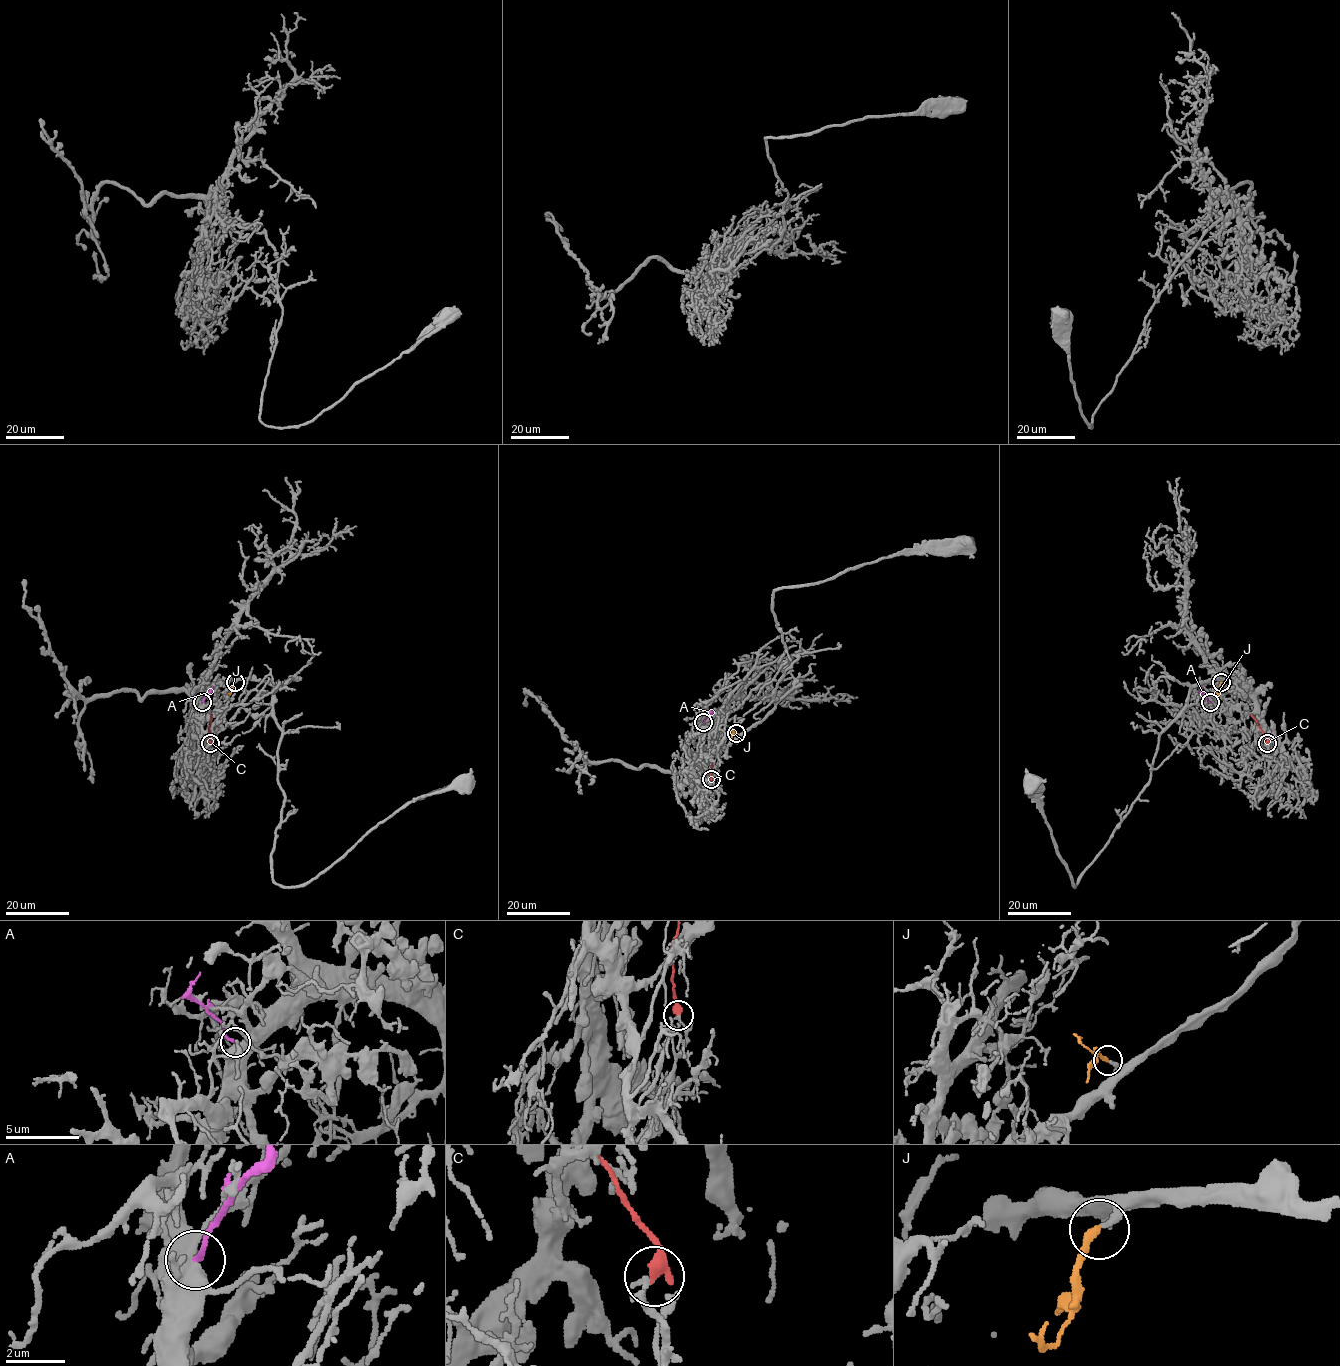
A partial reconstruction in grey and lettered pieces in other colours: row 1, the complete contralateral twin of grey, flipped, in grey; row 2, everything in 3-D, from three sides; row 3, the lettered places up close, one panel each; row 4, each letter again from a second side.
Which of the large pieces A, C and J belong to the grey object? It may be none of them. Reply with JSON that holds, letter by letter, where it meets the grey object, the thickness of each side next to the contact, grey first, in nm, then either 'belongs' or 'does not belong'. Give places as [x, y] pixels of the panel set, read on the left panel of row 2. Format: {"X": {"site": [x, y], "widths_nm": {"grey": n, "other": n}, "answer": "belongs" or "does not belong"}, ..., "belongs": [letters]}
{"A": {"site": [202, 702], "widths_nm": {"grey": 550, "other": 190}, "answer": "does not belong"}, "C": {"site": [210, 743], "widths_nm": {"grey": 180, "other": 460}, "answer": "does not belong"}, "J": {"site": [235, 682], "widths_nm": {"grey": 220, "other": 260}, "answer": "belongs"}, "belongs": ["J"]}

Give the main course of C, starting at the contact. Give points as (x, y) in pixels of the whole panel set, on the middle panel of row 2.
C: (711, 779), (713, 762)

